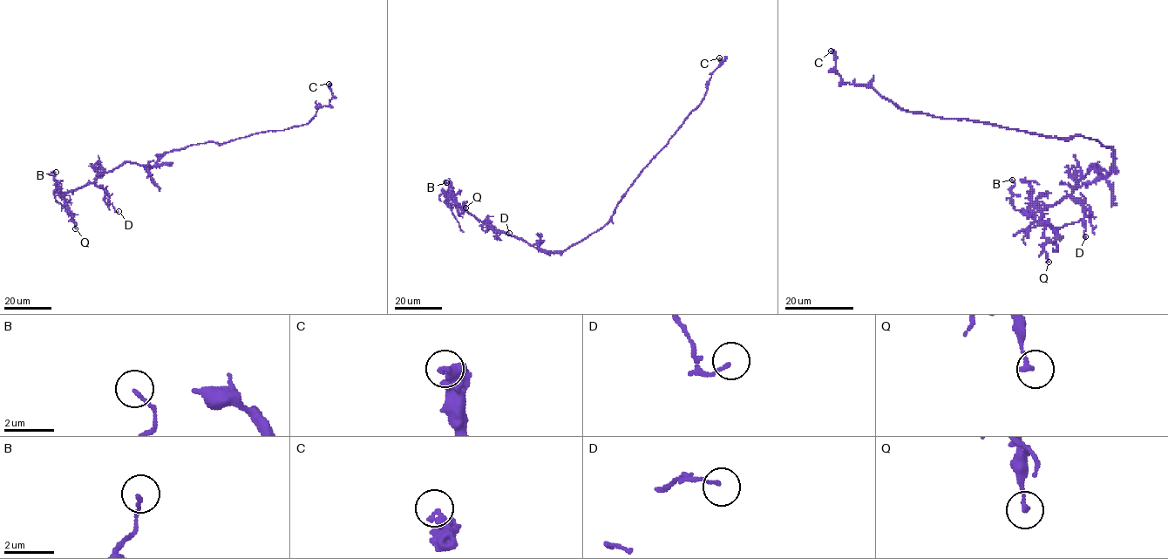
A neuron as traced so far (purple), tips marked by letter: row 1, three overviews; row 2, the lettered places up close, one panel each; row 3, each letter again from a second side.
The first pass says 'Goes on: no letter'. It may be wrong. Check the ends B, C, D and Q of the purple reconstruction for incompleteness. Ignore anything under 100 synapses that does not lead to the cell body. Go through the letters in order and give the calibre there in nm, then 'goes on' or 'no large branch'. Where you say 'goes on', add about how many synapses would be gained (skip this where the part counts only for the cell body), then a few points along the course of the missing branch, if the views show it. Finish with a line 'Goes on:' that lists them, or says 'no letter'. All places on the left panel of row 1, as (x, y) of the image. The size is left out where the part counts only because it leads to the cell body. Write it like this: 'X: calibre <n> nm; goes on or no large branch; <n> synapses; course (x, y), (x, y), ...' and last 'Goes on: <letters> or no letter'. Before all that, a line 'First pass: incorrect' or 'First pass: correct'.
First pass: correct
B: calibre 140 nm; no large branch
C: calibre 400 nm; no large branch
D: calibre 110 nm; no large branch
Q: calibre 190 nm; no large branch
Goes on: no letter

